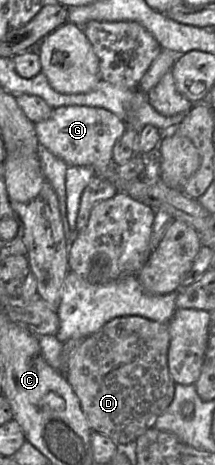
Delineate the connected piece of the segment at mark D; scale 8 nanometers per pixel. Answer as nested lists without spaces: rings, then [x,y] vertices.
[[[136,315],[116,317],[81,340],[67,361],[65,376],[93,431],[122,446],[154,427],[175,391],[168,368],[169,342],[169,323]]]

